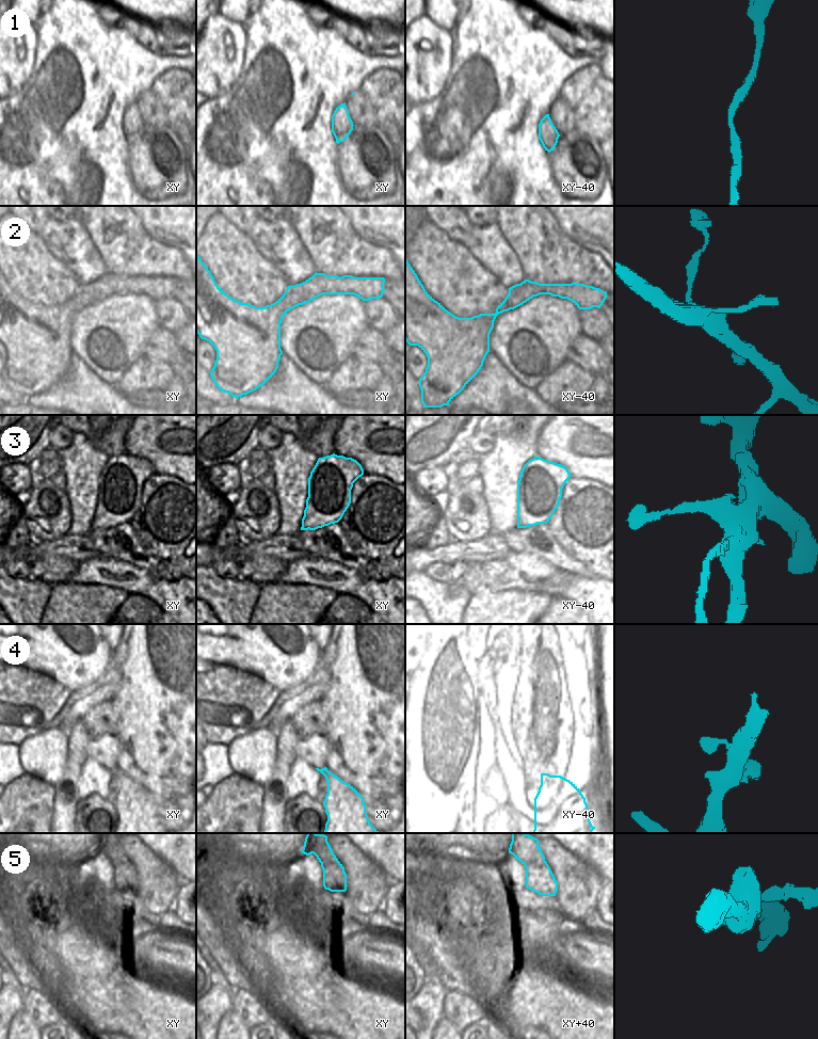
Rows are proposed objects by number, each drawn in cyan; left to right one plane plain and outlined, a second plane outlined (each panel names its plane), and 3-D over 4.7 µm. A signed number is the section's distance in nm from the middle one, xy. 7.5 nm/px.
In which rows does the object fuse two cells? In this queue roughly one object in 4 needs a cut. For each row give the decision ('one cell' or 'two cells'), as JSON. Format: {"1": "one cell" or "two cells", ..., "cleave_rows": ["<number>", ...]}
{"1": "one cell", "2": "one cell", "3": "two cells", "4": "one cell", "5": "one cell", "cleave_rows": ["3"]}

